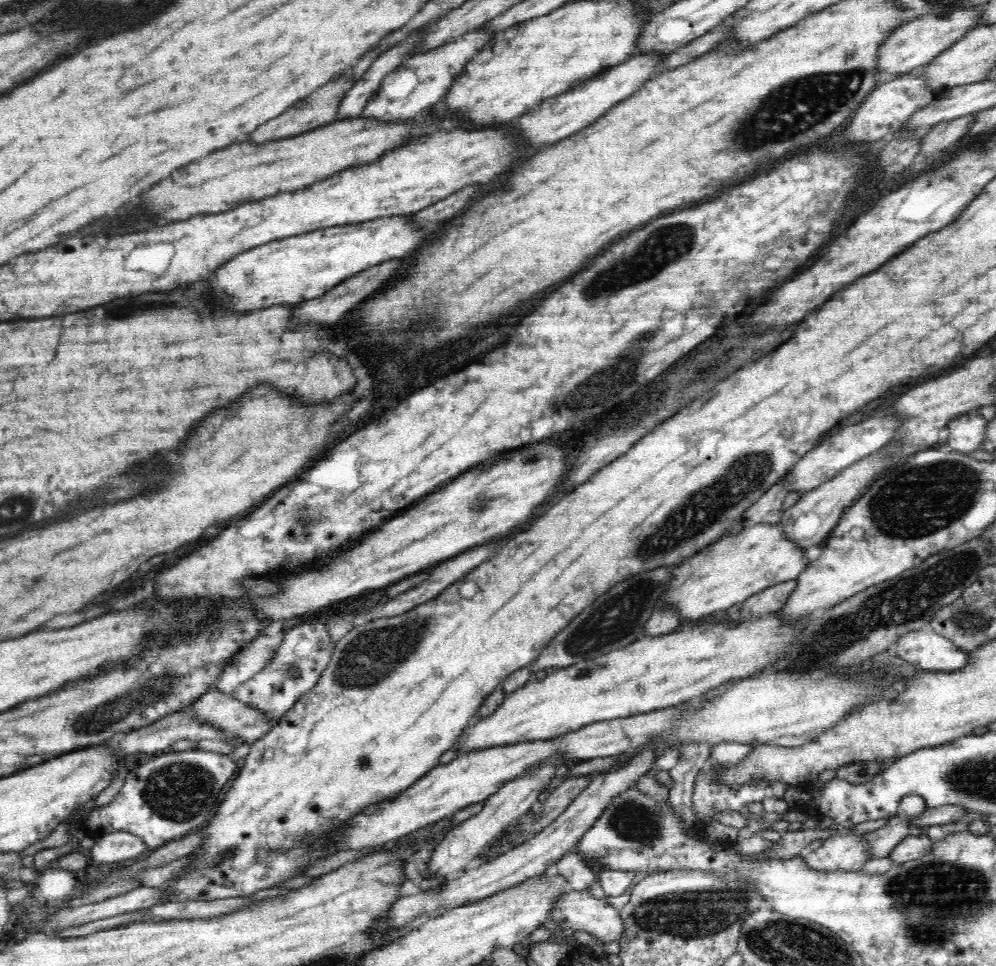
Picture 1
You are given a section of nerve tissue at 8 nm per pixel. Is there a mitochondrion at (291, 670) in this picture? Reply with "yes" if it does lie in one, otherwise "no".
yes

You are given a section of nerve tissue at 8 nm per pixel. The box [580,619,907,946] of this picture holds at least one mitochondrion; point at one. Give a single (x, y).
(698, 914)

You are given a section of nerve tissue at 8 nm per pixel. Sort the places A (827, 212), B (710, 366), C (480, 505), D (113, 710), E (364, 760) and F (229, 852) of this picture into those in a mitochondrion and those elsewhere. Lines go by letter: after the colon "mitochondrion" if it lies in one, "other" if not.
A: mitochondrion
B: mitochondrion
C: mitochondrion
D: mitochondrion
E: mitochondrion
F: mitochondrion

